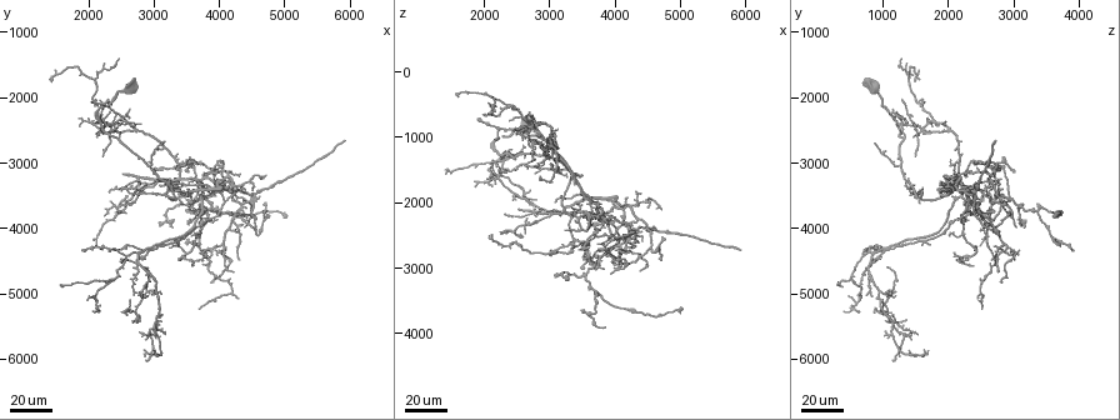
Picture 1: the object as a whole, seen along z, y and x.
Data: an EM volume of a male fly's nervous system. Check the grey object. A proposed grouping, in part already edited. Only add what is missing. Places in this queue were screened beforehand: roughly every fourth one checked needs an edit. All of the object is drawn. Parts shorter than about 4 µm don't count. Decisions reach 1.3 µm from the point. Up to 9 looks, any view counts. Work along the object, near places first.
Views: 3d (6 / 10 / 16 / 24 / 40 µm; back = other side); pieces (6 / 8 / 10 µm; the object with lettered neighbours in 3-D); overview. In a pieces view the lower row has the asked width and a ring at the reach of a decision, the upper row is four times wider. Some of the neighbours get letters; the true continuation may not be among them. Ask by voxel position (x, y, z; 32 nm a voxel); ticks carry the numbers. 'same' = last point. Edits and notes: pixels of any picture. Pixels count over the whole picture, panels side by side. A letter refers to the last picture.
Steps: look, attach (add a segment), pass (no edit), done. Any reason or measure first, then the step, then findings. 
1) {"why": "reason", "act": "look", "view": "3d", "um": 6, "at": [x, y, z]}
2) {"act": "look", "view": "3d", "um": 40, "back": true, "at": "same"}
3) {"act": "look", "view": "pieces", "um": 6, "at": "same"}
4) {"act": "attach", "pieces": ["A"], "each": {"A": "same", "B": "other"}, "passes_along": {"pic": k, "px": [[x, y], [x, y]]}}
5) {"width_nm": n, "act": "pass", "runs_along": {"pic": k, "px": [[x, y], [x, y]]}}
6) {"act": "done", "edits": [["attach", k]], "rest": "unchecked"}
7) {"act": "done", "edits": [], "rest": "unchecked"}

{"why": "free end", "act": "look", "view": "3d", "um": 24, "at": [3300, 3850, 3100]}

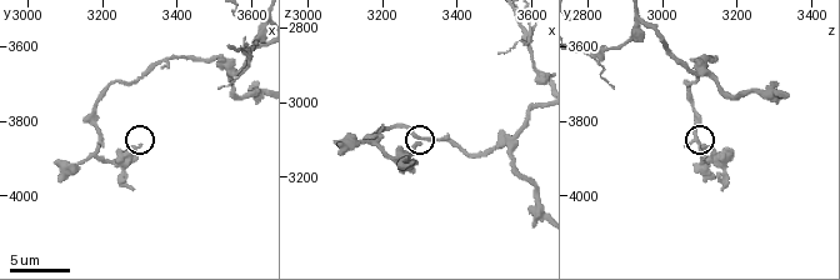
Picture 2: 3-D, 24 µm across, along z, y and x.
{"why": "what lies round it", "act": "look", "view": "pieces", "um": 6, "at": [3300, 3870, 3120]}

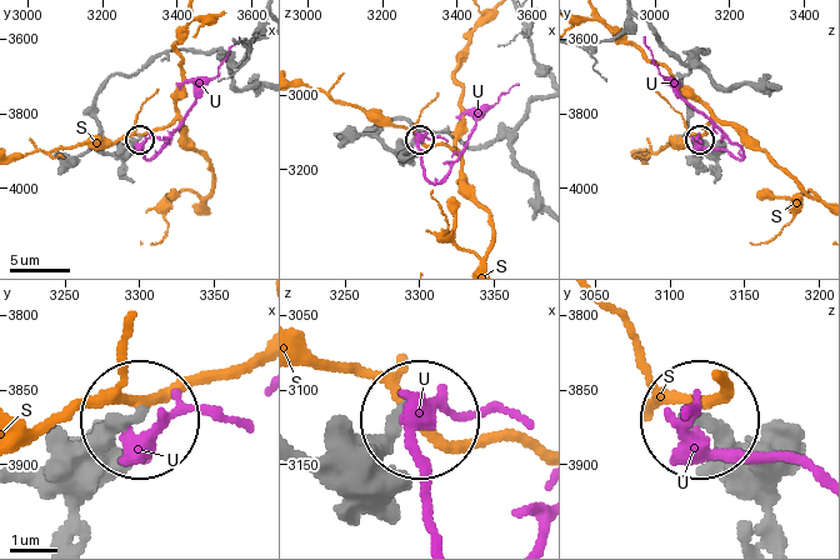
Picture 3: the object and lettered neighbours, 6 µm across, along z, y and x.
{"act": "pass", "each": {"S": "other", "U": "other"}, "found": "no lettered segment goes on from it"}

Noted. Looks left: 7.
{"why": "an open end", "act": "look", "view": "3d", "um": 24, "at": [2500, 4500, 900]}

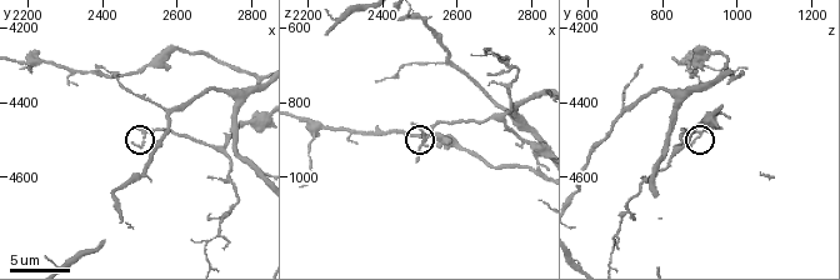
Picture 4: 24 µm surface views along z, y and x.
{"act": "look", "view": "pieces", "um": 8, "at": [2480, 4500, 850]}

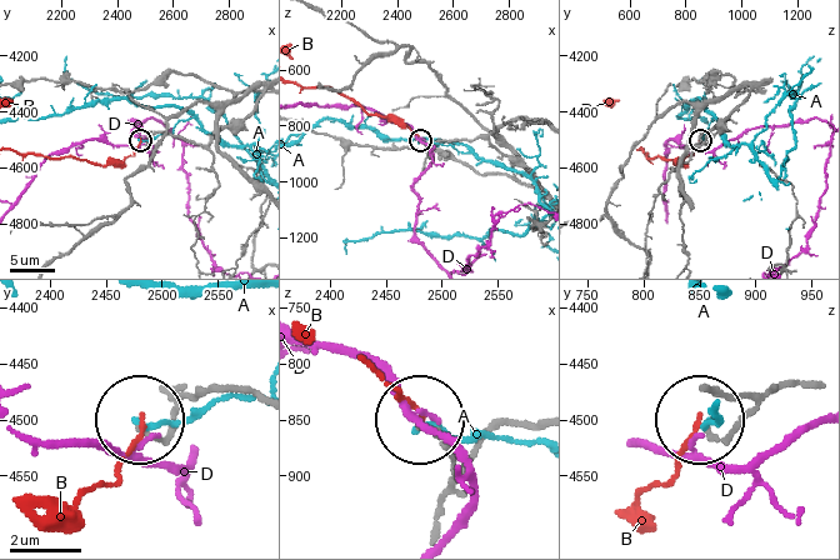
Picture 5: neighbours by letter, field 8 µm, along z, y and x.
{"act": "pass", "each": {"A": "other", "B": "other", "D": "other"}, "found": "no lettered segment goes on from it"}

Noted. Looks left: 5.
{"why": "tapers out", "act": "look", "view": "3d", "um": 40, "at": [3350, 2850, 2250]}

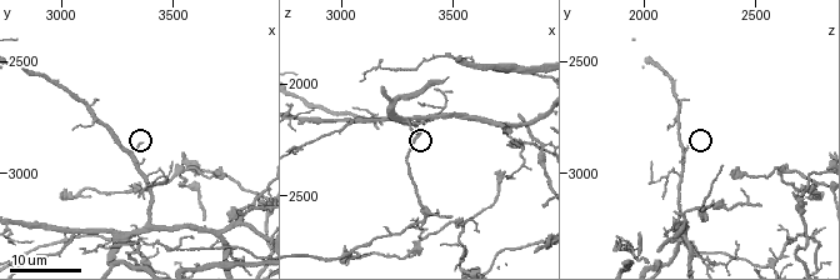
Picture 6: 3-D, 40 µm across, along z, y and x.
{"act": "look", "view": "pieces", "um": 8, "at": [3360, 2870, 2200]}

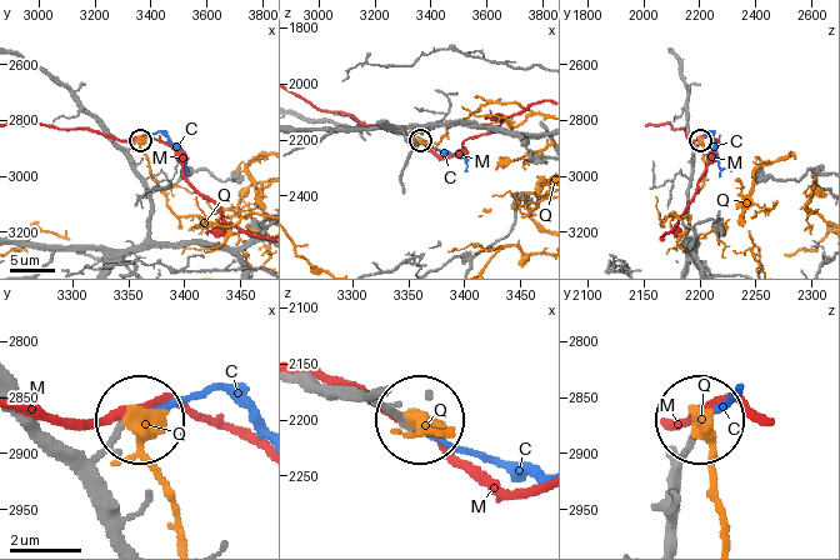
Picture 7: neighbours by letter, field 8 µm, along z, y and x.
{"width_nm": 150, "act": "attach", "pieces": ["C"], "each": {"C": "same", "M": "other", "Q": "other"}, "passes_along": {"pic": 7, "px": [[118, 504], [99, 463], [141, 411], [206, 390], [251, 409]]}, "found": "the cell continues"}

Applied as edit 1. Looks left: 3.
{"why": "thin end", "act": "look", "view": "3d", "um": 16, "at": [3170, 2680, 2190]}

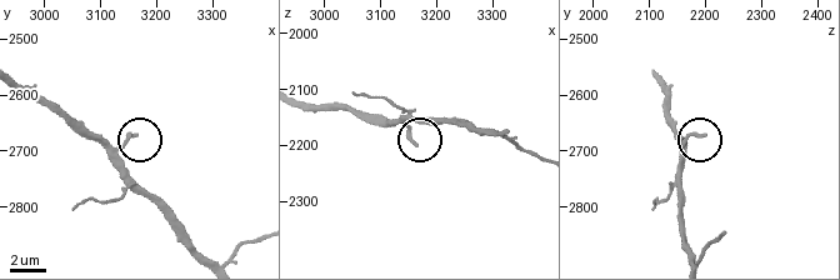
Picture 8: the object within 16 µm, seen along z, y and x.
{"act": "look", "view": "pieces", "um": 6, "at": [3160, 2675, 2200]}

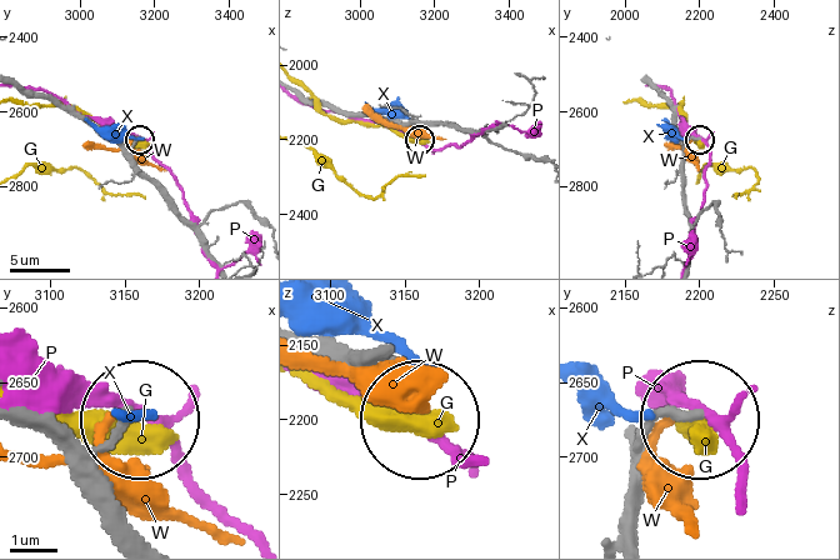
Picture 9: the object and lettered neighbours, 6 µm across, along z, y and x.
{"act": "pass", "each": {"G": "other", "P": "other", "W": "other", "X": "other"}, "runs_along": {"pic": 9, "px": [[385, 360], [421, 415]]}, "found": "none of them fits"}

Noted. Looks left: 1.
{"act": "done", "edits": [["attach", 7]], "rest": "unchecked"}

